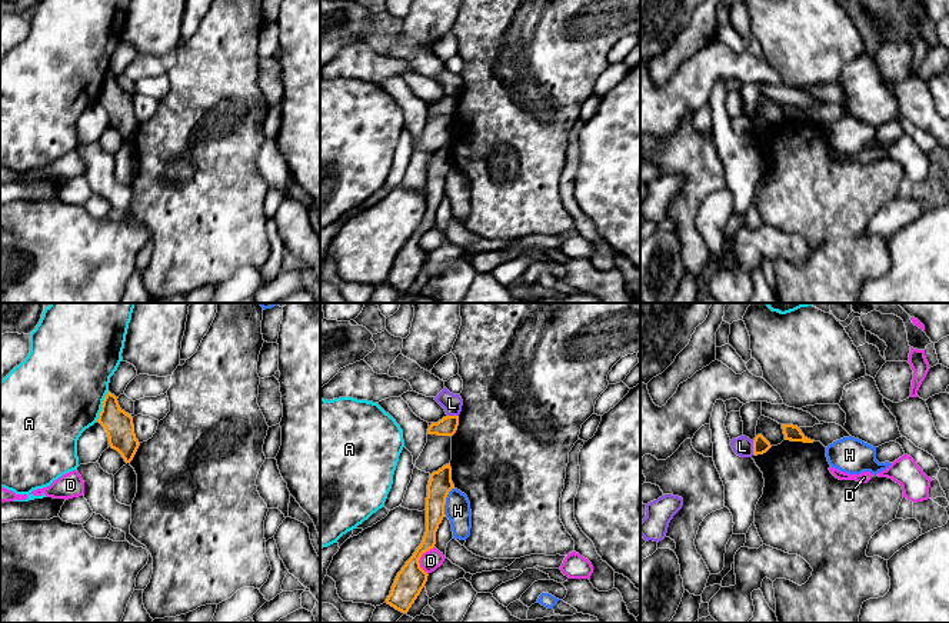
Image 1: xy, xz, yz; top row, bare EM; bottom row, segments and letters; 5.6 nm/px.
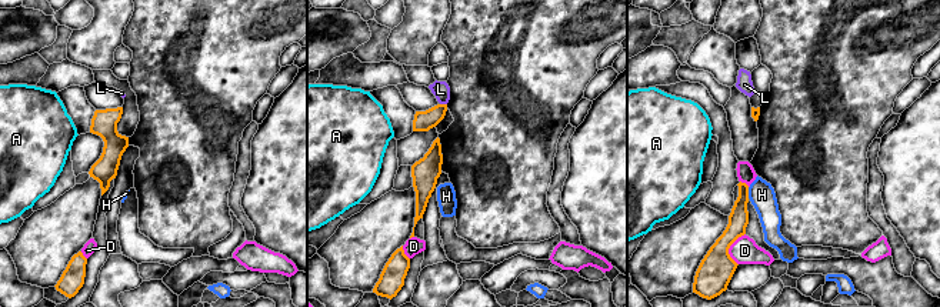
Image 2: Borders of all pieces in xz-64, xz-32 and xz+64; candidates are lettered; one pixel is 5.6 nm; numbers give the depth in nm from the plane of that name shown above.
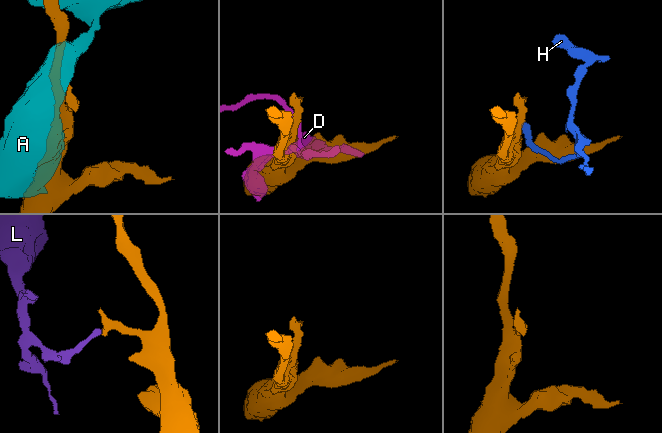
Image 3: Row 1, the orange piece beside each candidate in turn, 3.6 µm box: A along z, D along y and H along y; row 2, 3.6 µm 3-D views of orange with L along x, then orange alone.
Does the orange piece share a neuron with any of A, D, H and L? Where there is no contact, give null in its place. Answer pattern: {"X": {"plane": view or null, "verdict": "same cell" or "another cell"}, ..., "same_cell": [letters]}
{"A": {"plane": "xy", "verdict": "another cell"}, "D": {"plane": "xz", "verdict": "another cell"}, "H": {"plane": "xz", "verdict": "another cell"}, "L": {"plane": "yz", "verdict": "another cell"}, "same_cell": []}

